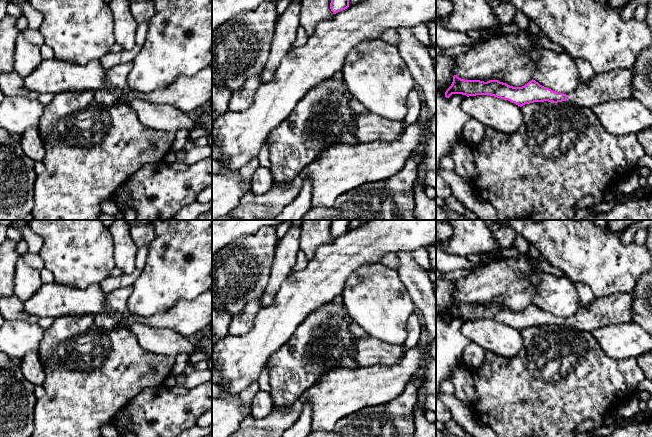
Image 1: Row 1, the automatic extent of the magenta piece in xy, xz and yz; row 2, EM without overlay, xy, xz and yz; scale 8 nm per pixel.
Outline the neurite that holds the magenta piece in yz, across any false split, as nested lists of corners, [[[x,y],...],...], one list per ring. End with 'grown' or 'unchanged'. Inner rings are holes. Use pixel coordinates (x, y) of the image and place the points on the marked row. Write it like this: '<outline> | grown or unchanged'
[[[626,69],[595,74],[588,80],[580,79],[578,87],[566,95],[546,88],[533,79],[522,87],[513,87],[498,80],[465,80],[454,75],[445,97],[449,98],[452,94],[467,97],[490,95],[508,100],[520,107],[534,102],[558,103],[567,100],[577,106],[591,108],[607,102],[633,98],[632,79],[632,70]]] | grown

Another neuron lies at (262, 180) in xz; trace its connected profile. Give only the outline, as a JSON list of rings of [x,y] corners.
[[[258,167],[252,177],[251,190],[254,194],[260,195],[269,191],[274,182],[270,169]]]

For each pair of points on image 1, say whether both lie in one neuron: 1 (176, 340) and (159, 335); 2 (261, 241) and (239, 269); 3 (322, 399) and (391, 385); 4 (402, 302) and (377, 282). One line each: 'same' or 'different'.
1: same
2: same
3: same
4: same

